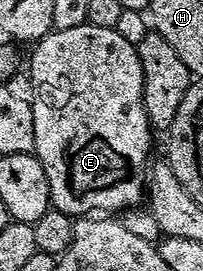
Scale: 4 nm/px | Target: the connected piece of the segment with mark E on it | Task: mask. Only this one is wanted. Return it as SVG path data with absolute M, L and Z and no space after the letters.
M88 23L80 25L79 27L67 27L66 29L53 29L48 35L41 38L40 41L36 42L32 46L33 58L28 58L27 69L29 65L29 85L33 88L33 93L31 92L31 104L33 106L33 118L35 119L35 147L33 148L33 153L39 159L39 163L43 163L43 175L47 175L47 183L49 184L49 199L52 208L63 211L71 218L84 217L86 214L83 212L83 207L87 205L87 191L95 191L99 187L99 183L105 183L105 181L113 181L117 179L121 173L123 173L123 161L125 161L125 155L131 159L131 149L135 151L137 145L148 145L147 137L155 137L154 130L151 128L148 119L145 117L145 108L143 107L143 67L139 63L139 55L137 54L137 47L127 42L123 39L123 36L119 35L119 31L116 29L108 29L107 27L95 27Z

